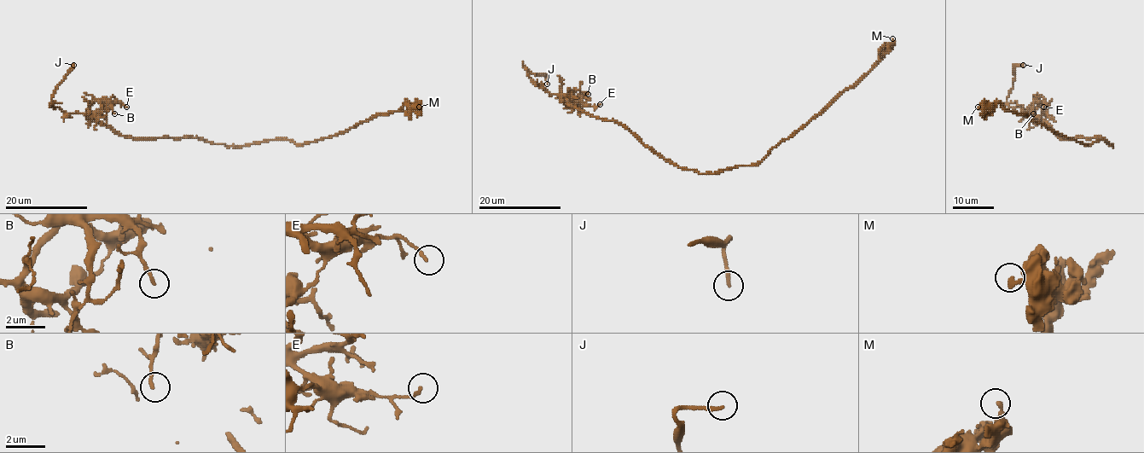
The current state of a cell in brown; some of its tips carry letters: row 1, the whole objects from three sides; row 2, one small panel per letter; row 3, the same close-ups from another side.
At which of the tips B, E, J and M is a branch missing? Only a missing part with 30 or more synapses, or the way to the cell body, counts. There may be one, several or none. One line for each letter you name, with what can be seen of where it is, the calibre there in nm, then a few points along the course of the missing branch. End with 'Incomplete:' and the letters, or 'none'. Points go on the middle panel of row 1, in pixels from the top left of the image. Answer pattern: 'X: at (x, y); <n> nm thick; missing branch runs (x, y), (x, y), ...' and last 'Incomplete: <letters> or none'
J: at (547, 84); 200 nm thick; missing branch runs (547, 84), (554, 104), (582, 126), (588, 126)
Incomplete: J

